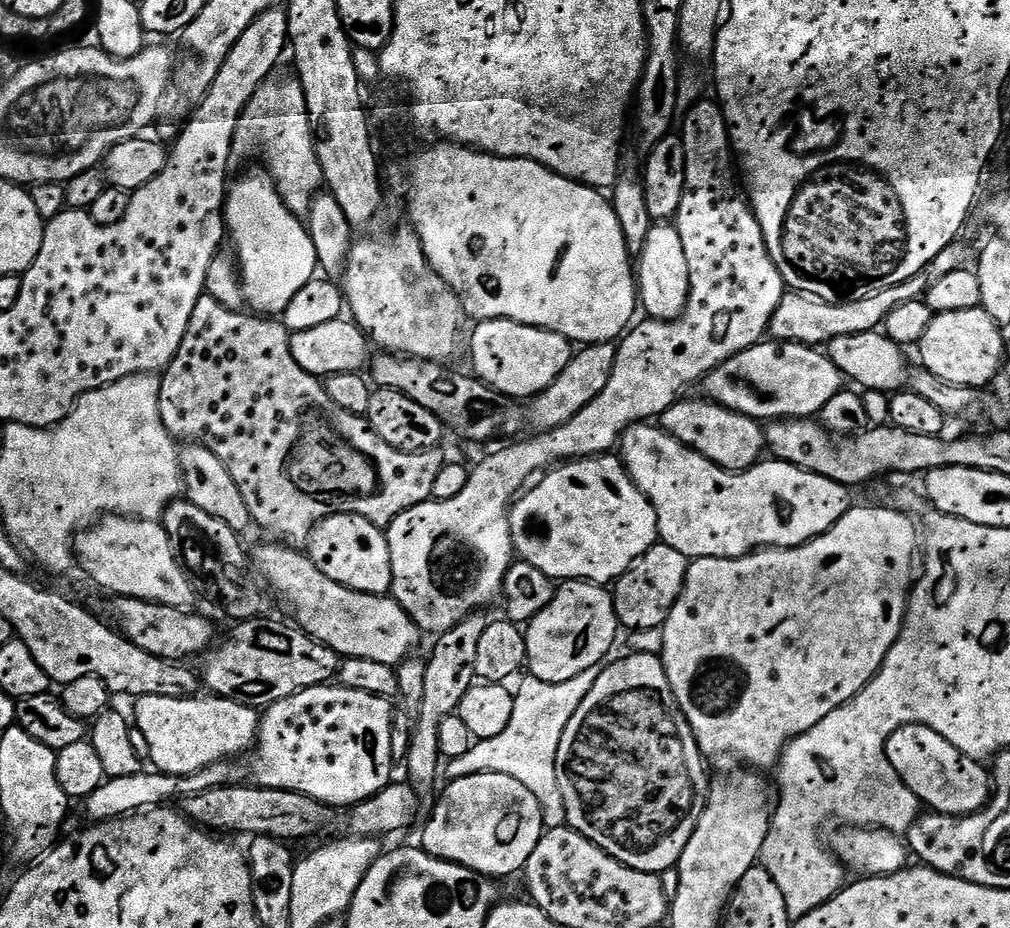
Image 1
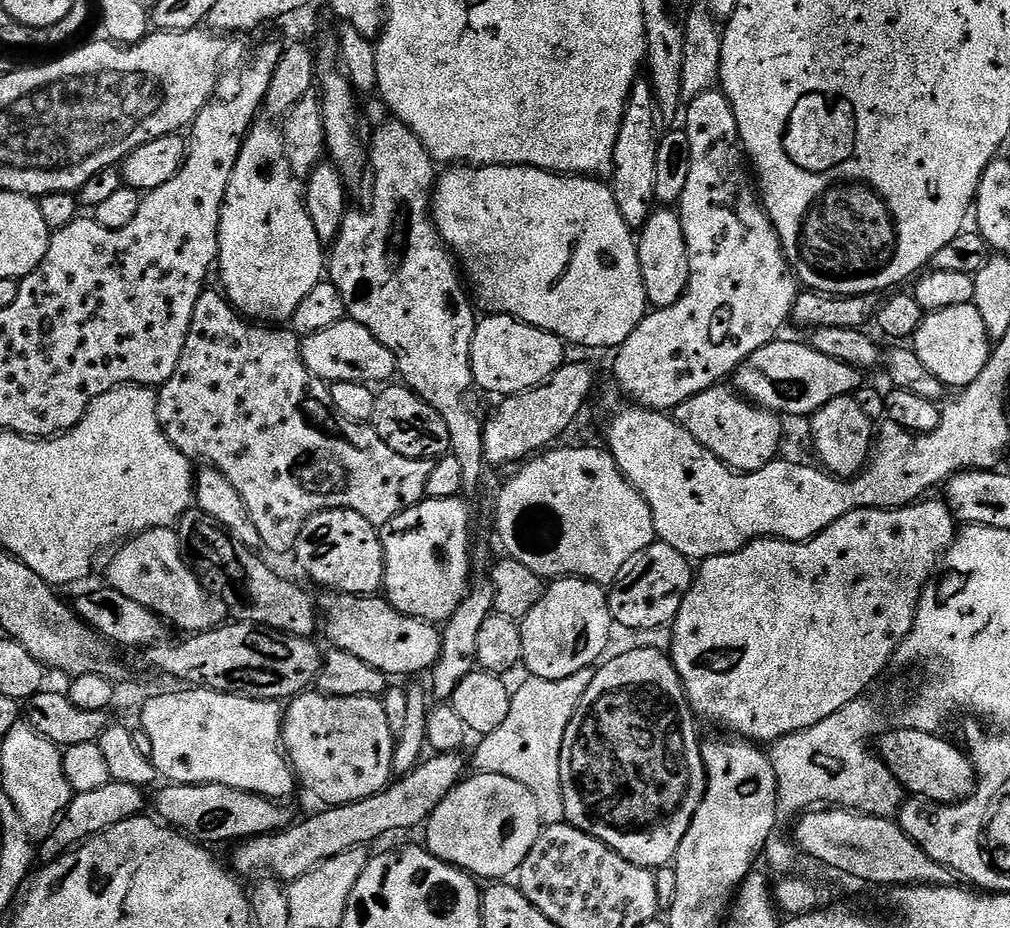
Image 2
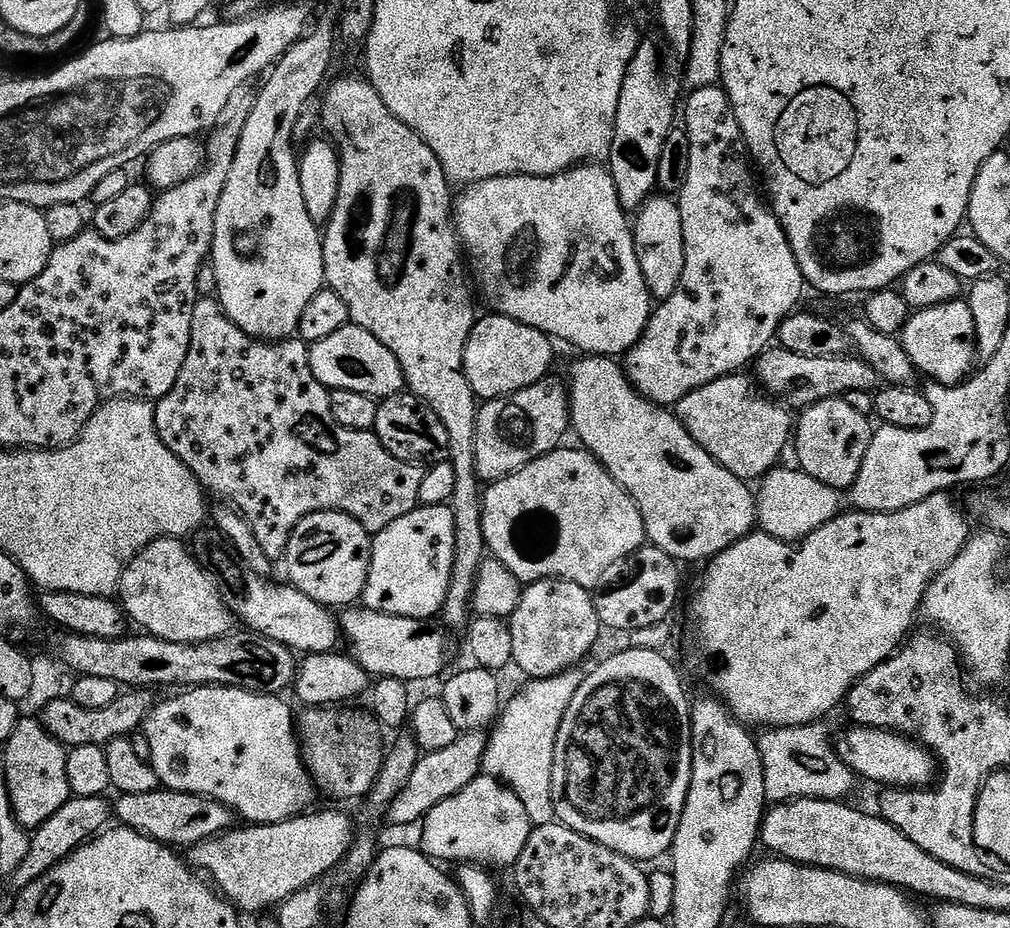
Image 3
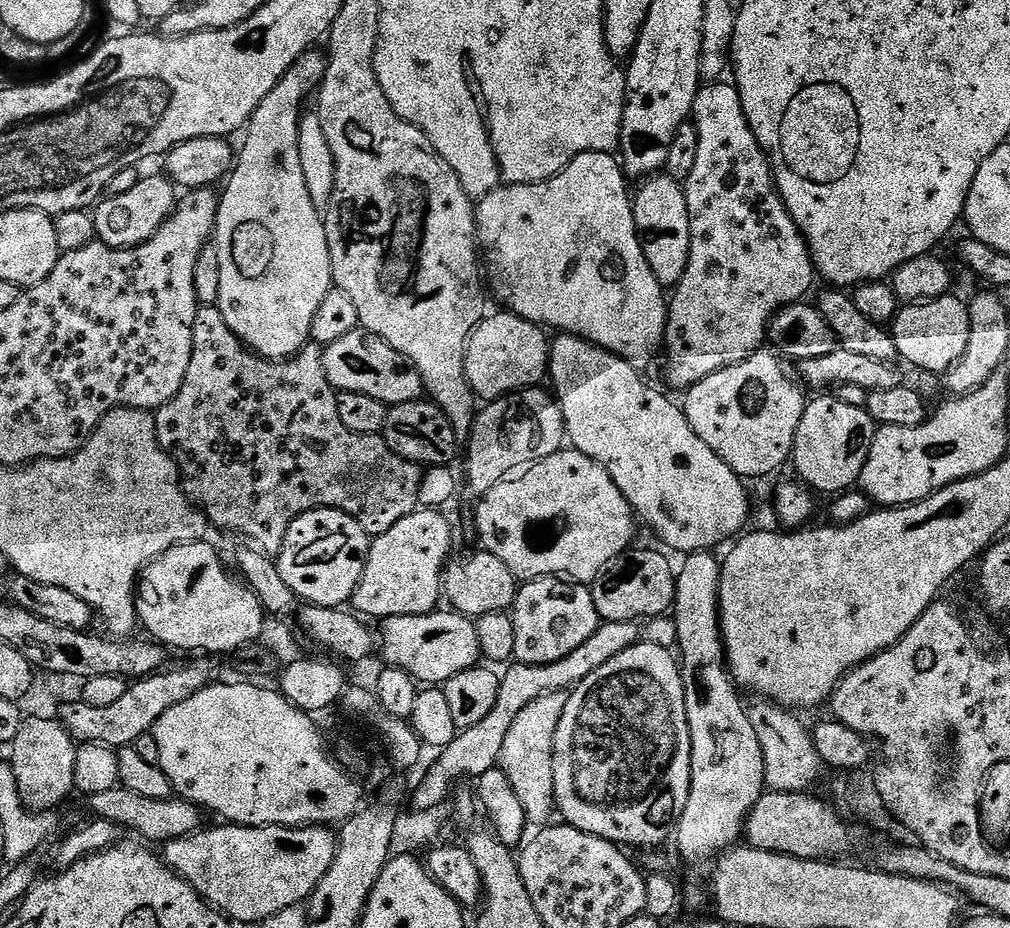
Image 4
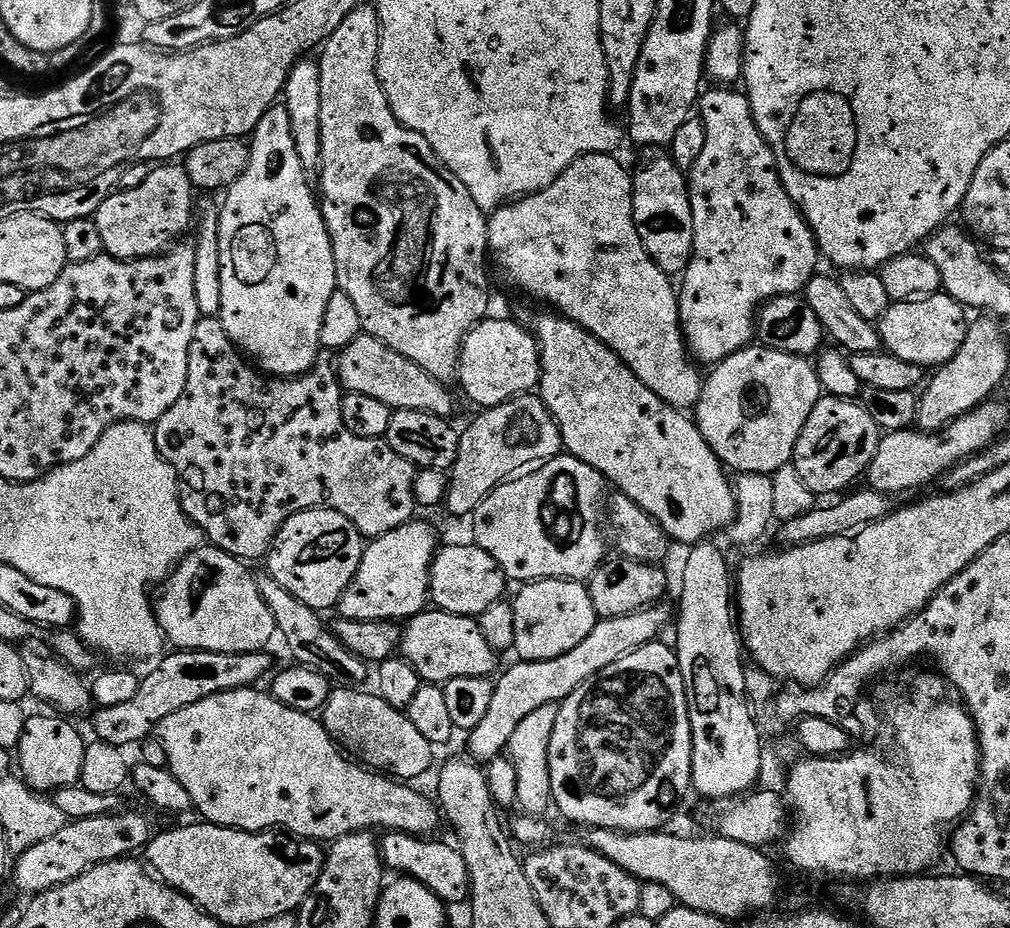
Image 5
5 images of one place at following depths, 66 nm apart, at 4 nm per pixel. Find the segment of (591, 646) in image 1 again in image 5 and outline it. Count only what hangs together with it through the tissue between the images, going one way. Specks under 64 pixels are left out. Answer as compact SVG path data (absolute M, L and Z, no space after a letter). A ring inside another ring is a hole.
M534 580L523 585L516 600L511 601L514 610L514 652L520 660L549 660L574 650L590 630L594 630L597 614L587 587L578 580Z

